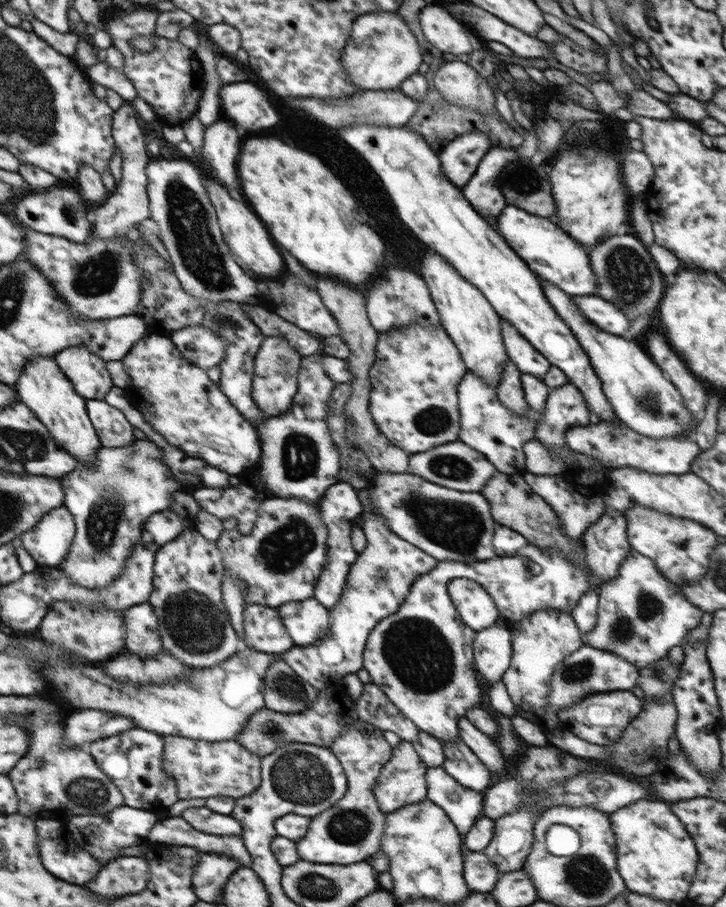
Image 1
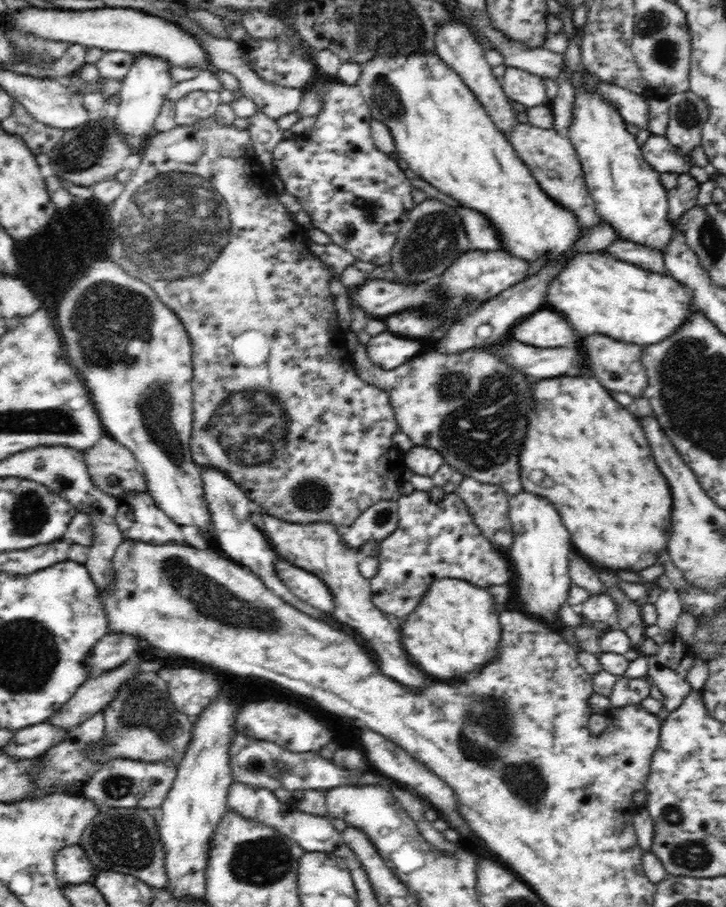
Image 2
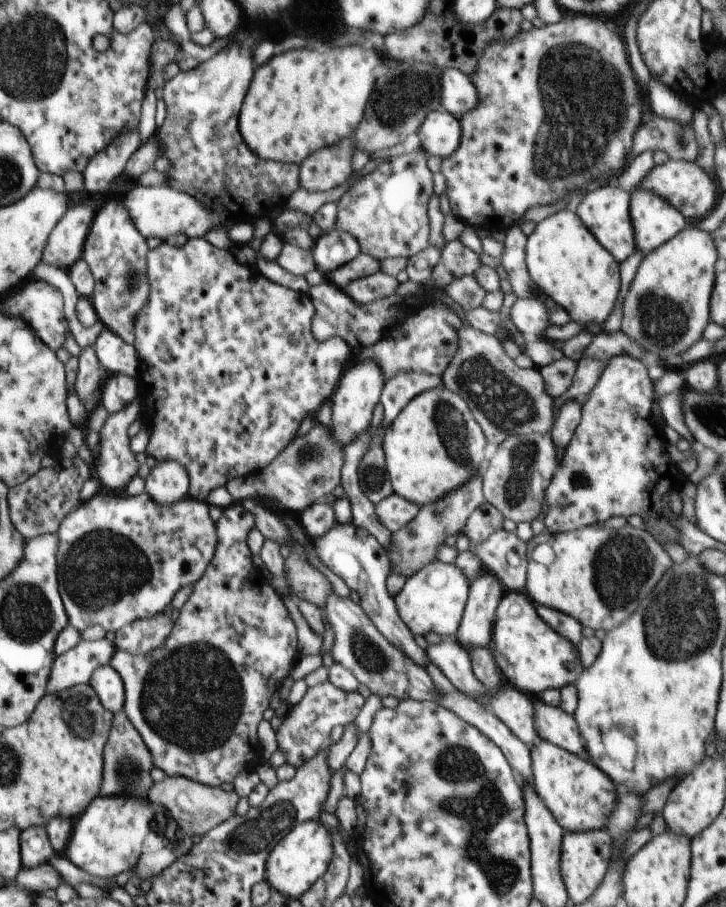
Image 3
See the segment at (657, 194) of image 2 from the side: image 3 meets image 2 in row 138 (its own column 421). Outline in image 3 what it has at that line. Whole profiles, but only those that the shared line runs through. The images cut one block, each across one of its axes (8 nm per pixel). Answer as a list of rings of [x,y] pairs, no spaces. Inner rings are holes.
[[[432,561],[408,577],[402,590],[394,596],[398,614],[414,635],[424,637],[436,633],[443,638],[454,638],[469,597],[469,584],[458,567]]]

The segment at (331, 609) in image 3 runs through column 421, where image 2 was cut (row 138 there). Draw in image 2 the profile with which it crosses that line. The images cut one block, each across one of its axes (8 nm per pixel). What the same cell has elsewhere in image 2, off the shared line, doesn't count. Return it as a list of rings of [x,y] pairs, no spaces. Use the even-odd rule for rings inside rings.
[[[680,92],[666,98],[669,114],[665,137],[682,154],[689,154],[701,143],[701,128],[709,117],[706,101],[696,93]]]

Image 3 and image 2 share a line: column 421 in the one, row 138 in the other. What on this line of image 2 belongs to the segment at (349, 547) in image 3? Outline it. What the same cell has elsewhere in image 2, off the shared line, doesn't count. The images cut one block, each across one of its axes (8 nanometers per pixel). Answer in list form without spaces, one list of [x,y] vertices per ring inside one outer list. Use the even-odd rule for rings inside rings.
[[[651,133],[641,146],[641,151],[646,162],[660,174],[663,172],[686,174],[694,165],[690,155],[679,152],[664,135]]]

